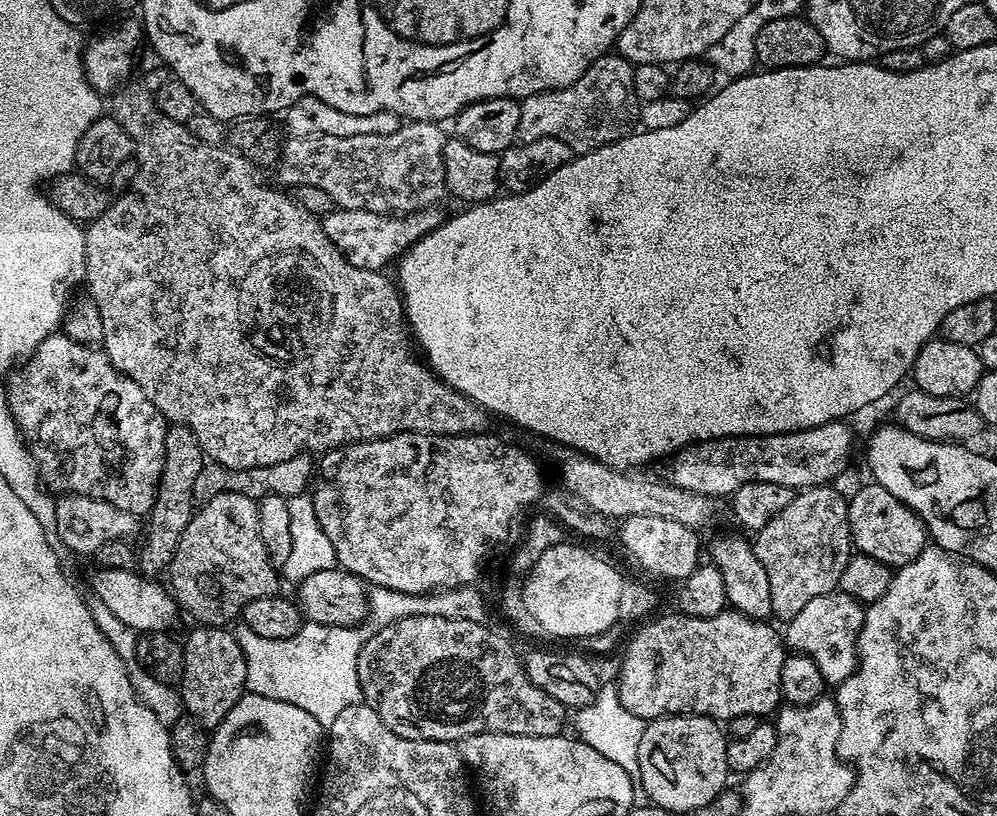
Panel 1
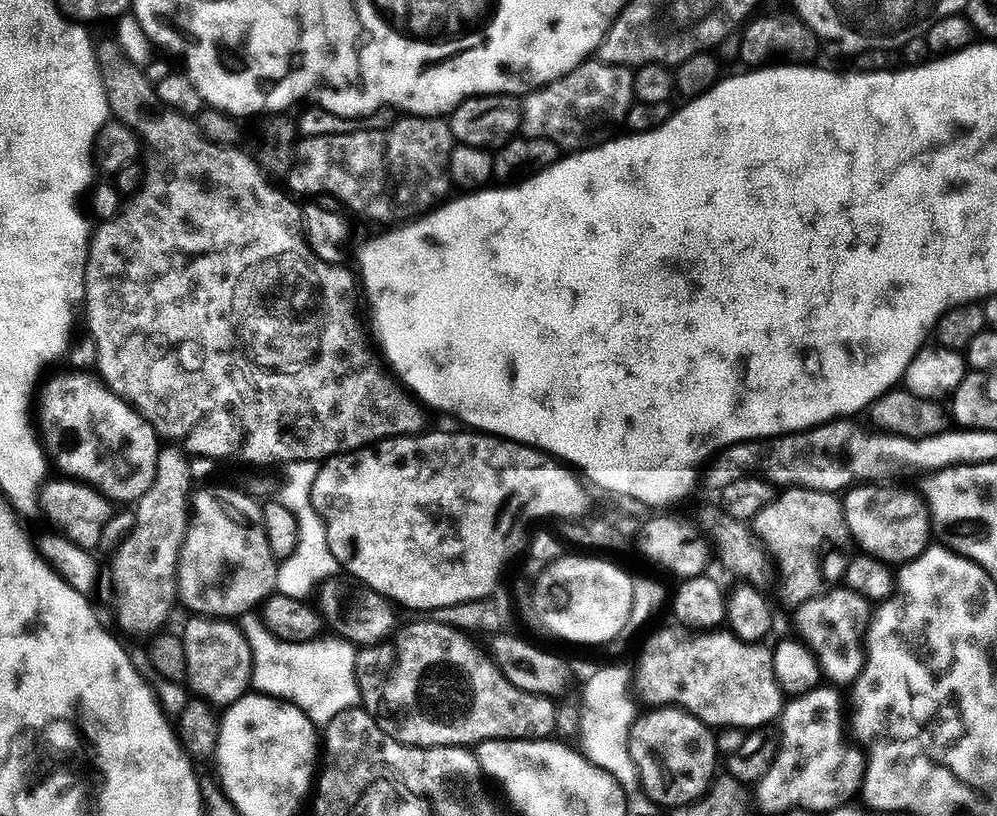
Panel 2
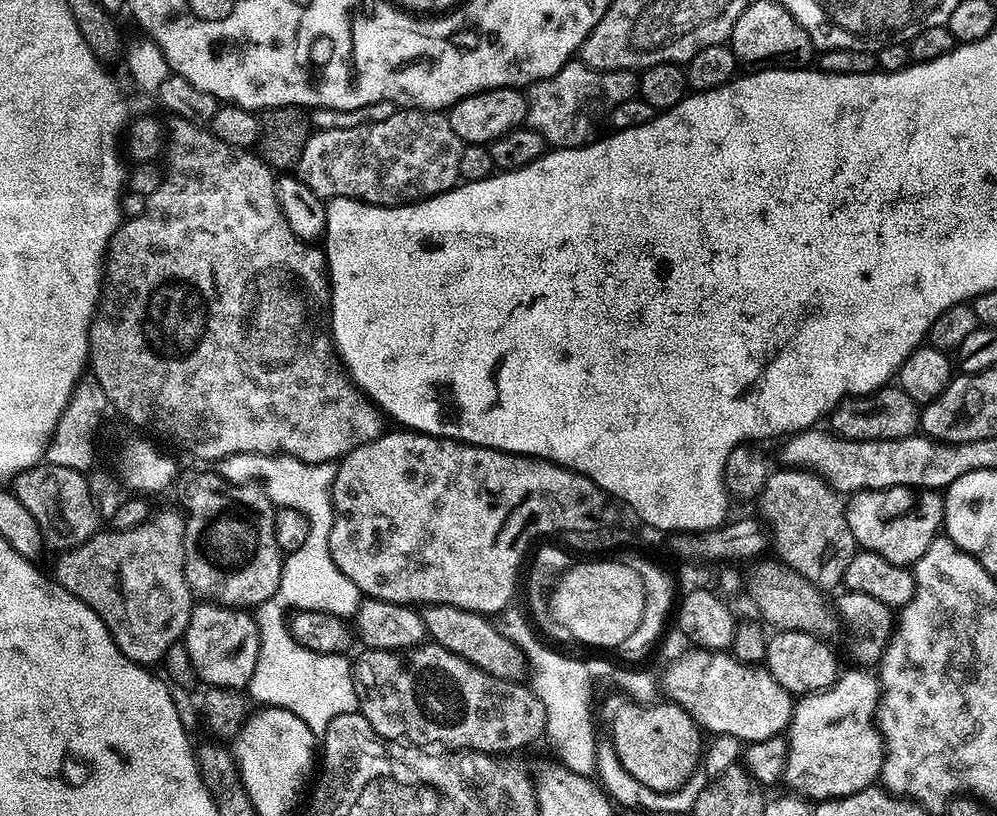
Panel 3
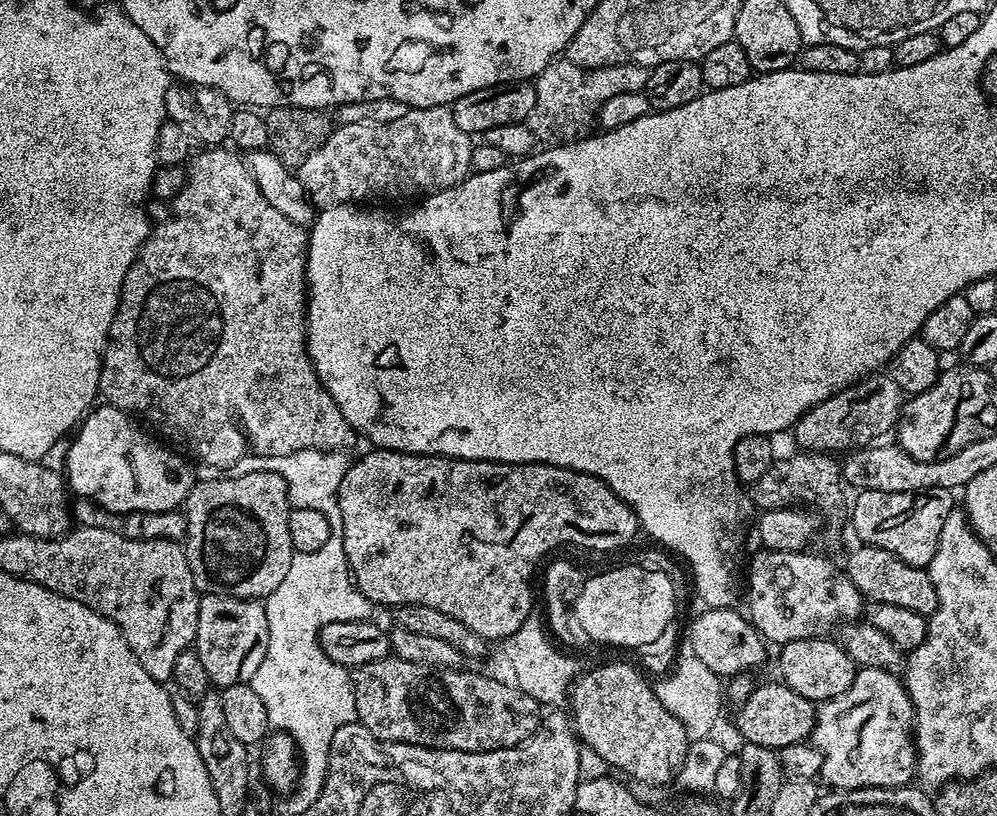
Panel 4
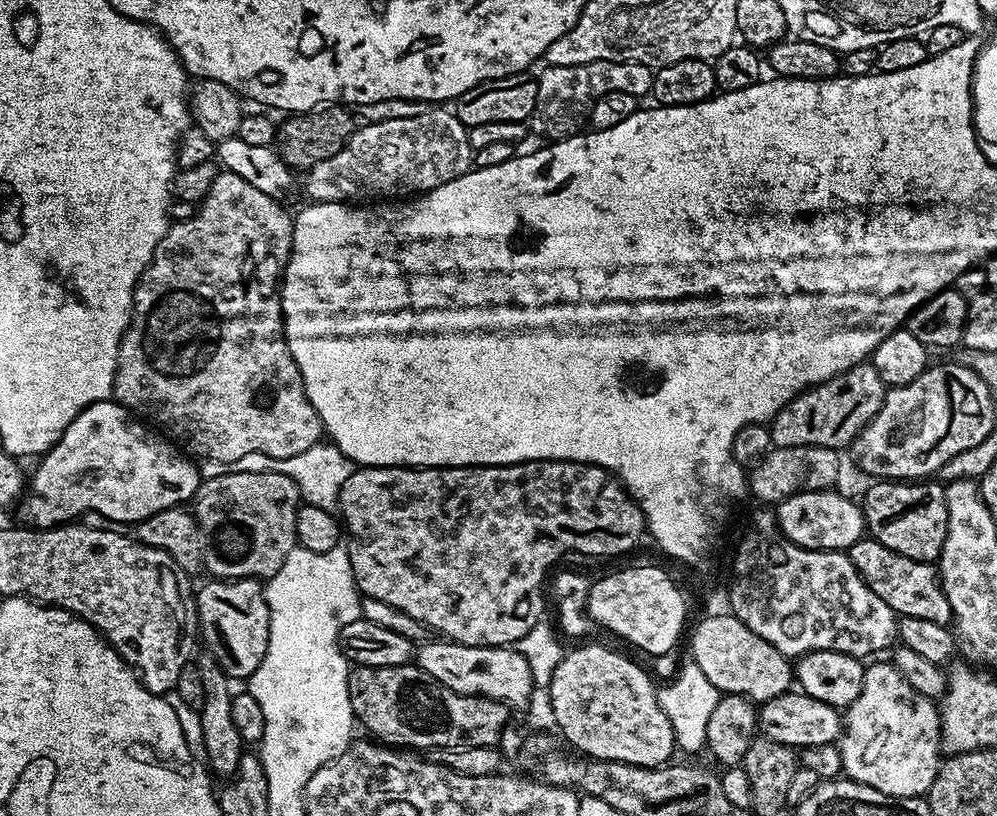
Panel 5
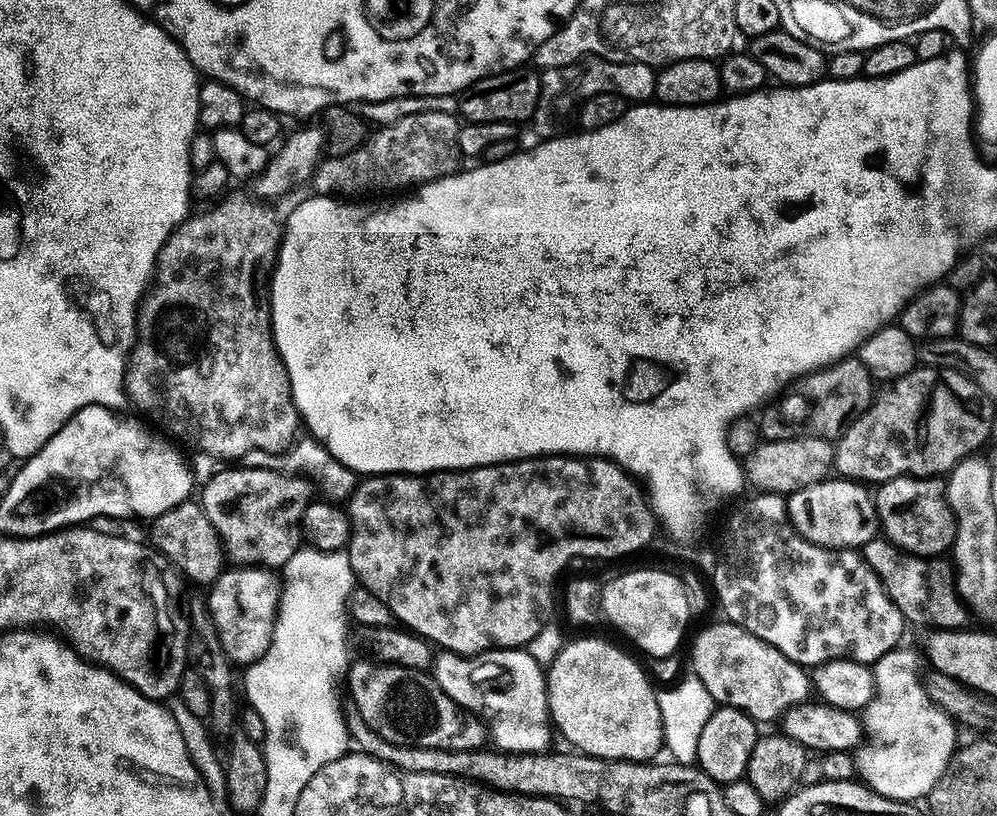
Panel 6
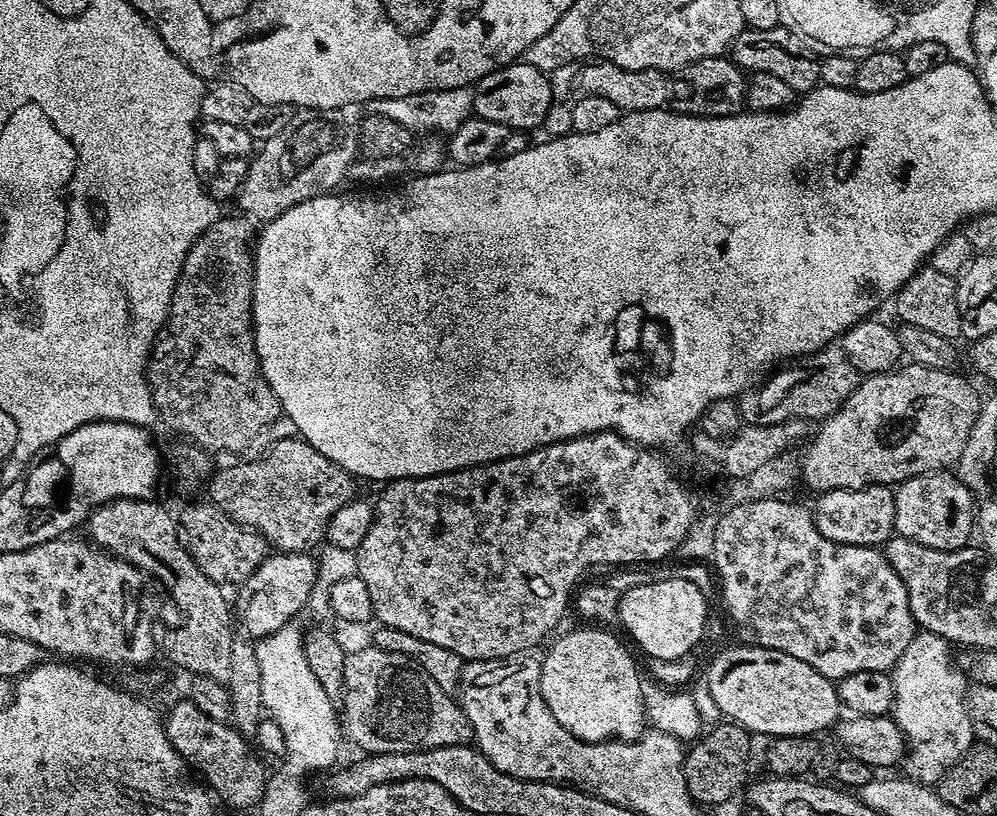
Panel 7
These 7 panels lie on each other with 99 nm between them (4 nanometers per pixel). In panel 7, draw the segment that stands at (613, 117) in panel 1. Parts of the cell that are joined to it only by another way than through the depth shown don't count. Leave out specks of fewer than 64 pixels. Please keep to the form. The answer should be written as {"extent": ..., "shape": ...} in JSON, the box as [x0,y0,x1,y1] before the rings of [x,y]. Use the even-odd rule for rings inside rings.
{"extent":[542,58,670,137],"shape":[[[593,58],[591,60],[575,60],[572,64],[562,66],[551,73],[552,105],[542,125],[549,137],[567,136],[570,131],[570,114],[574,102],[586,98],[590,94],[598,94],[610,98],[621,113],[641,112],[665,107],[670,100],[670,80],[665,73],[651,68],[650,70],[626,70],[609,60]]]}

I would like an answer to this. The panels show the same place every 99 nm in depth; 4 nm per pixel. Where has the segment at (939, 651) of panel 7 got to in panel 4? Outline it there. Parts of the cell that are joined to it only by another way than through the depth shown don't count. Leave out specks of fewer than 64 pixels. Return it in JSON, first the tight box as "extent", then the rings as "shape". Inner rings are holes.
{"extent":[810,668,916,790],"shape":[[[860,668],[846,694],[823,701],[816,709],[816,725],[812,727],[810,743],[822,754],[819,779],[832,790],[907,785],[916,770],[916,745],[910,731],[913,724],[912,703],[901,677],[877,668]]]}

